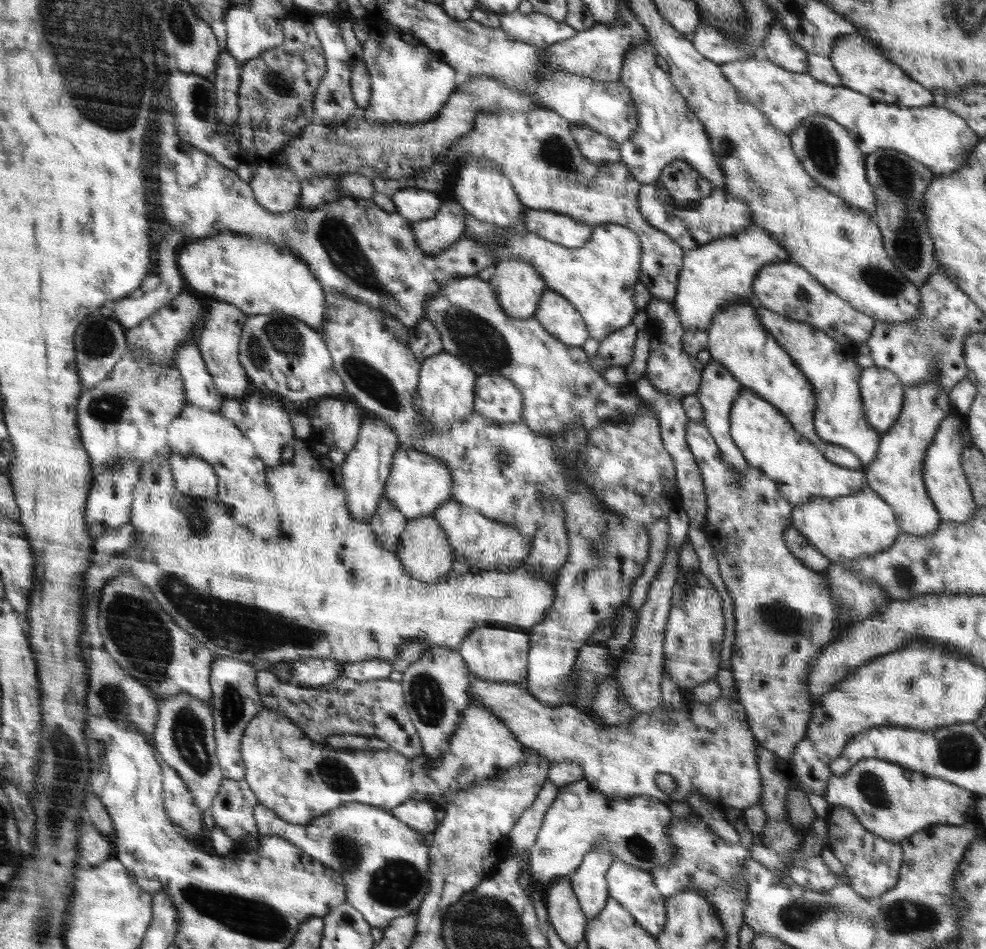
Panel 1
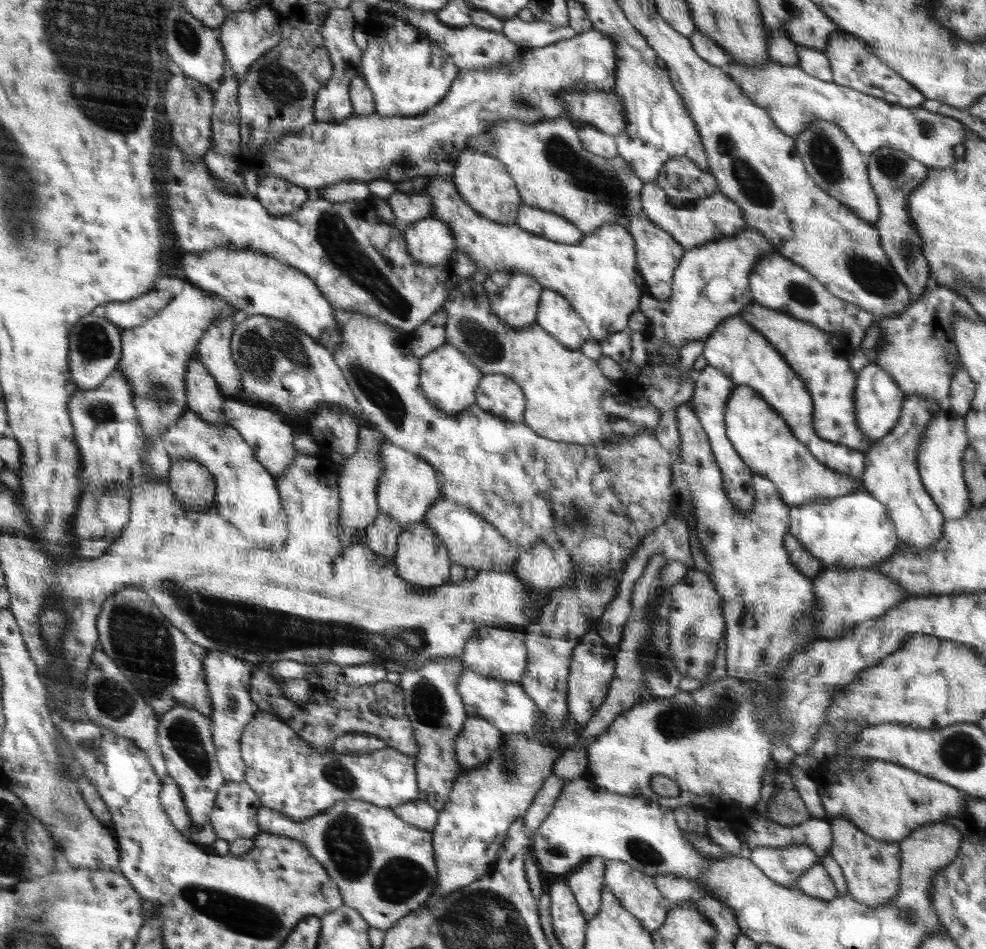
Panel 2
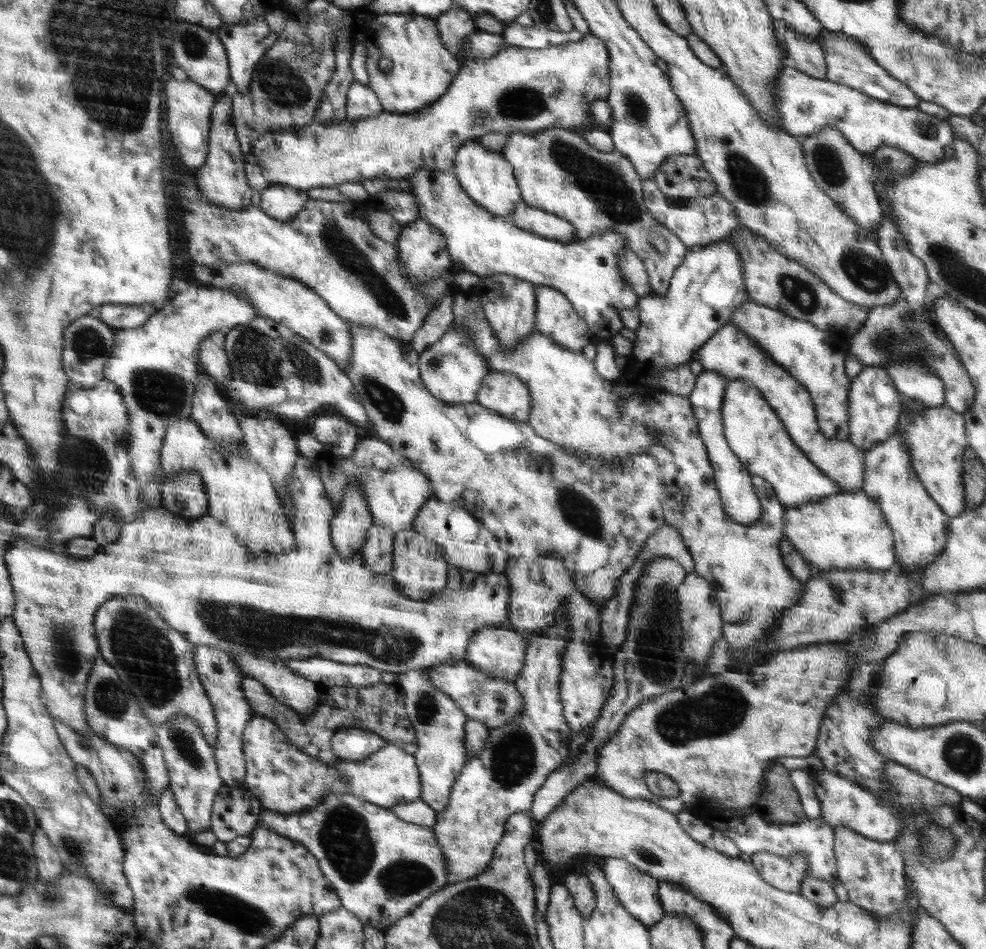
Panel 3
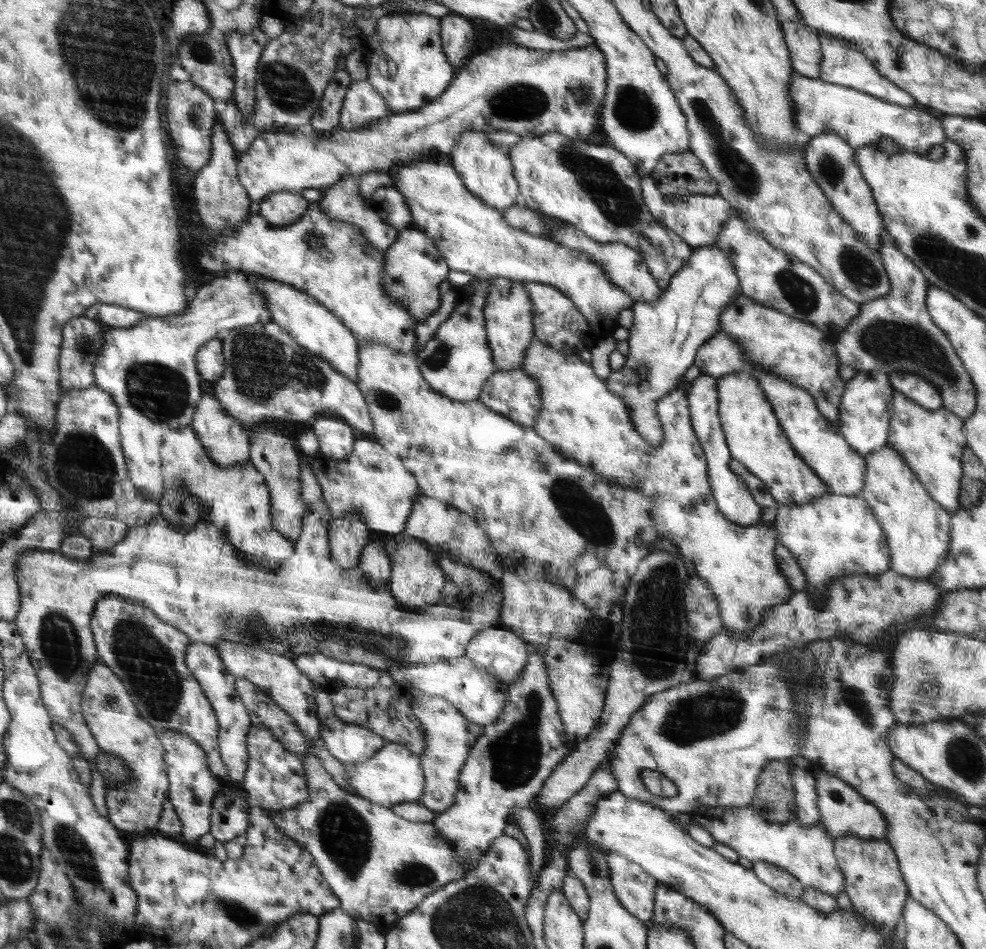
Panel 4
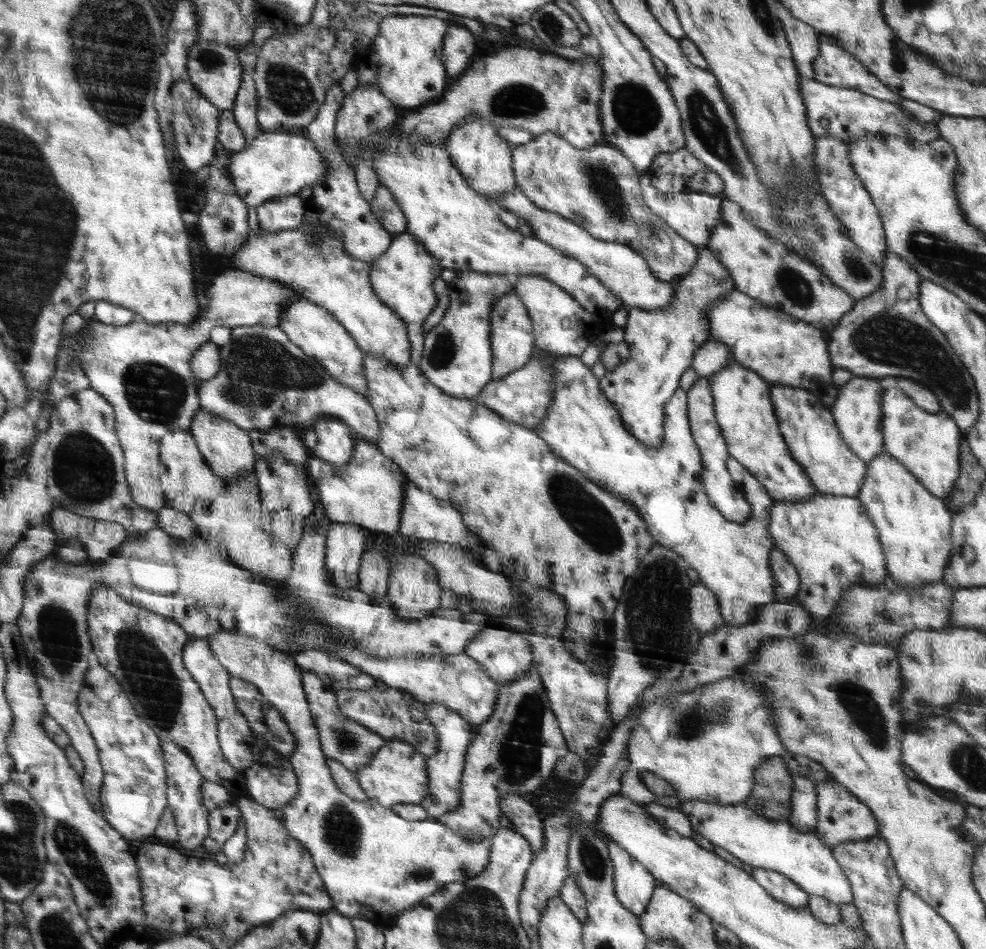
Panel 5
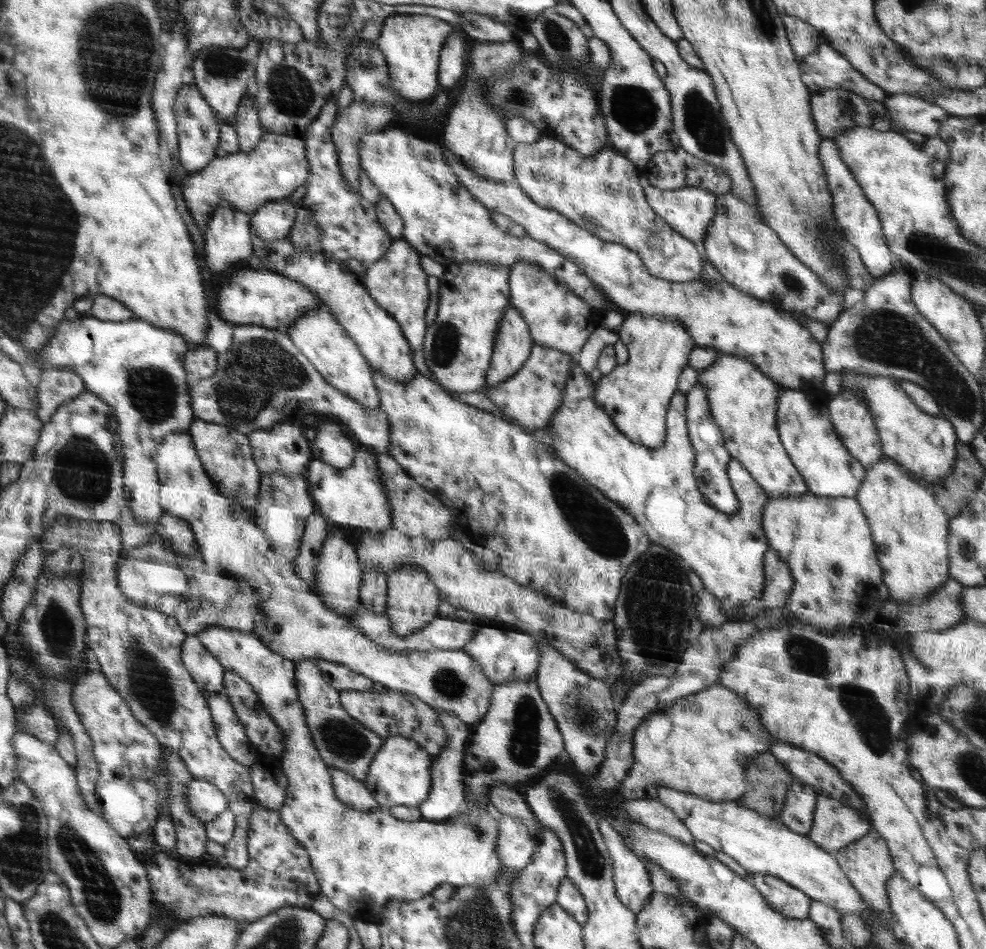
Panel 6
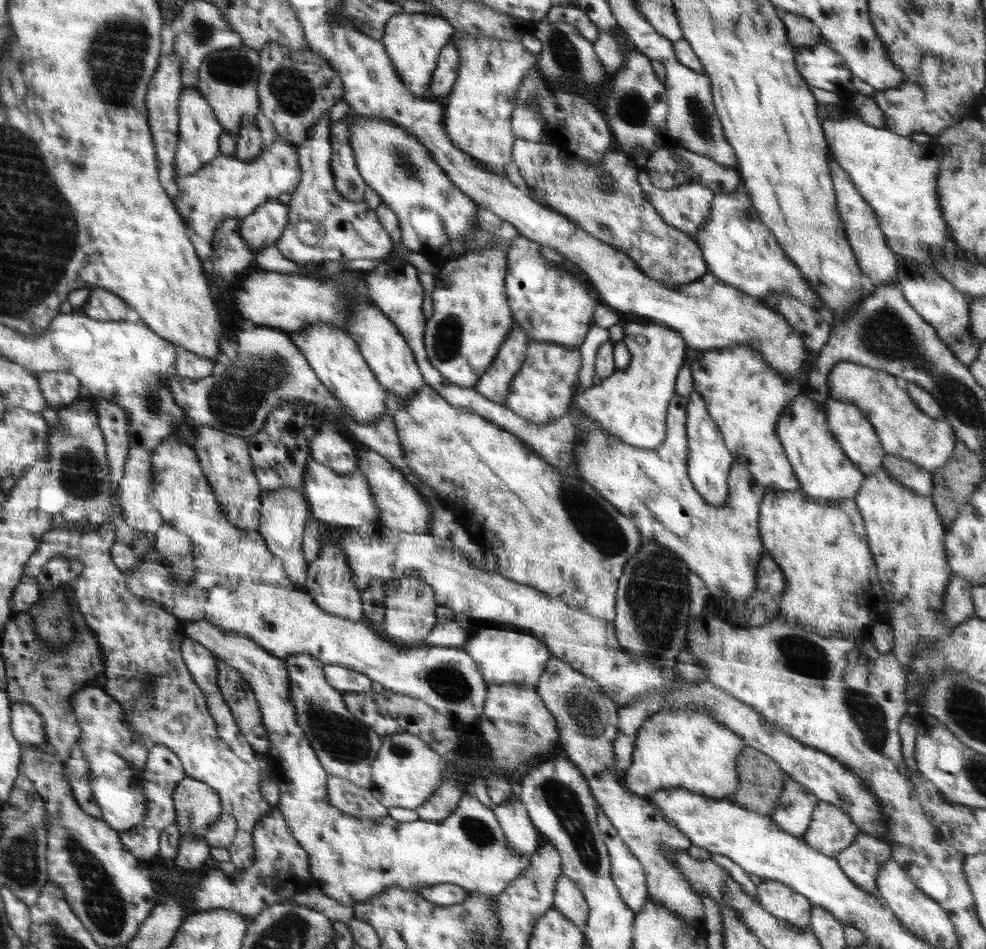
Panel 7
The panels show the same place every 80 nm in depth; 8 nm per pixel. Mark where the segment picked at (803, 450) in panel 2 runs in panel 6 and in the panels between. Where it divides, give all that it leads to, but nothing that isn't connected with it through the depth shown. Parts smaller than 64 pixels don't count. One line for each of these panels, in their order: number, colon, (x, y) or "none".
3: (755, 434)
4: (755, 437)
5: (744, 410)
6: (743, 402)

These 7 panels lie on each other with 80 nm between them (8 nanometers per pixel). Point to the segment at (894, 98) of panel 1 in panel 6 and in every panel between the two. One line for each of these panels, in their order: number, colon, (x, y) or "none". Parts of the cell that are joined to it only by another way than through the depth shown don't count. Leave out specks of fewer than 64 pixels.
2: (853, 64)
3: (847, 62)
4: (842, 64)
5: (834, 66)
6: (828, 68)

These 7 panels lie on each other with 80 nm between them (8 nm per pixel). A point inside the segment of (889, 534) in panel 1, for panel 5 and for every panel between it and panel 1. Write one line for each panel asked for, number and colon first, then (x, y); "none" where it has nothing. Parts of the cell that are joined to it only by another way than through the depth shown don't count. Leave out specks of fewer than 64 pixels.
2: (852, 531)
3: (846, 531)
4: (834, 535)
5: (830, 540)

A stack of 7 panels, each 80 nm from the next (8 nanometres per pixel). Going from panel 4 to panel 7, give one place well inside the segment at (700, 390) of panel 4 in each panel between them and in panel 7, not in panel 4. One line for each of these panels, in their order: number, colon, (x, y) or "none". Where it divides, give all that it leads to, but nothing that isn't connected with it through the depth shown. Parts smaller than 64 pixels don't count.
5: (718, 485)
6: (712, 458)
7: (709, 462)

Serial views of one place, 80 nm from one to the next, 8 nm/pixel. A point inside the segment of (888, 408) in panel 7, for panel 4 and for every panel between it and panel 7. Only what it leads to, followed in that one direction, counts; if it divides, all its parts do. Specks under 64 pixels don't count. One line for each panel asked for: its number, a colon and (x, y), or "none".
4: (931, 443)
5: (926, 443)
6: (924, 444)

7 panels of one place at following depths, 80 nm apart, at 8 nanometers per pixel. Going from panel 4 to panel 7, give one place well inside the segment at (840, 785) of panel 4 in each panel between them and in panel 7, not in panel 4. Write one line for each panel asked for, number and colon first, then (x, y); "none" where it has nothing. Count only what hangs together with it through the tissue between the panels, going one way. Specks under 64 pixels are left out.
5: (841, 817)
6: (834, 826)
7: (831, 830)

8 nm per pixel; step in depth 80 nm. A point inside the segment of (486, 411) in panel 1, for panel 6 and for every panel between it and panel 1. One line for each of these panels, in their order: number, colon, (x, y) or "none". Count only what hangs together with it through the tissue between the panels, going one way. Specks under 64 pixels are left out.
2: (498, 395)
3: (504, 393)
4: (515, 394)
5: (524, 396)
6: (532, 396)

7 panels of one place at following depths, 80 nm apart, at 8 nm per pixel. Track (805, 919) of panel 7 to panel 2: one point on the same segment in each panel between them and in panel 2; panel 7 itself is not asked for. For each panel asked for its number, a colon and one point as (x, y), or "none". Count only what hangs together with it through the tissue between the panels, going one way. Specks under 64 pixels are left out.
2: (783, 866)
3: (788, 874)
4: (779, 879)
5: (781, 888)
6: (790, 901)

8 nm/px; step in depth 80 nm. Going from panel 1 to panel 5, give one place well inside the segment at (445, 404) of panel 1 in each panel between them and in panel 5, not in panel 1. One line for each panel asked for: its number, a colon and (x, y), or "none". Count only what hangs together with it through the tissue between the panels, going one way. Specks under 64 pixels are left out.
2: (449, 378)
3: (451, 368)
4: (457, 362)
5: (456, 357)

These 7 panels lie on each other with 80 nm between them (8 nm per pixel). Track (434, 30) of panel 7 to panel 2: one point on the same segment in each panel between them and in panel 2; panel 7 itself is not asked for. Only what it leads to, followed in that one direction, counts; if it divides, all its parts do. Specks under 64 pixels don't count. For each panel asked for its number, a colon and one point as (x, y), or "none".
2: (409, 75)
3: (408, 67)
4: (409, 67)
5: (410, 49)
6: (411, 44)

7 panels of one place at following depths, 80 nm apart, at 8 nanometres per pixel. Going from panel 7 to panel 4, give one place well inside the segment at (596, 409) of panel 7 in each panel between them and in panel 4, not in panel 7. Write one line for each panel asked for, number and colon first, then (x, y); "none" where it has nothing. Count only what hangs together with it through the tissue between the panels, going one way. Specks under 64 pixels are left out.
4: (666, 335)
5: (661, 344)
6: (636, 395)

